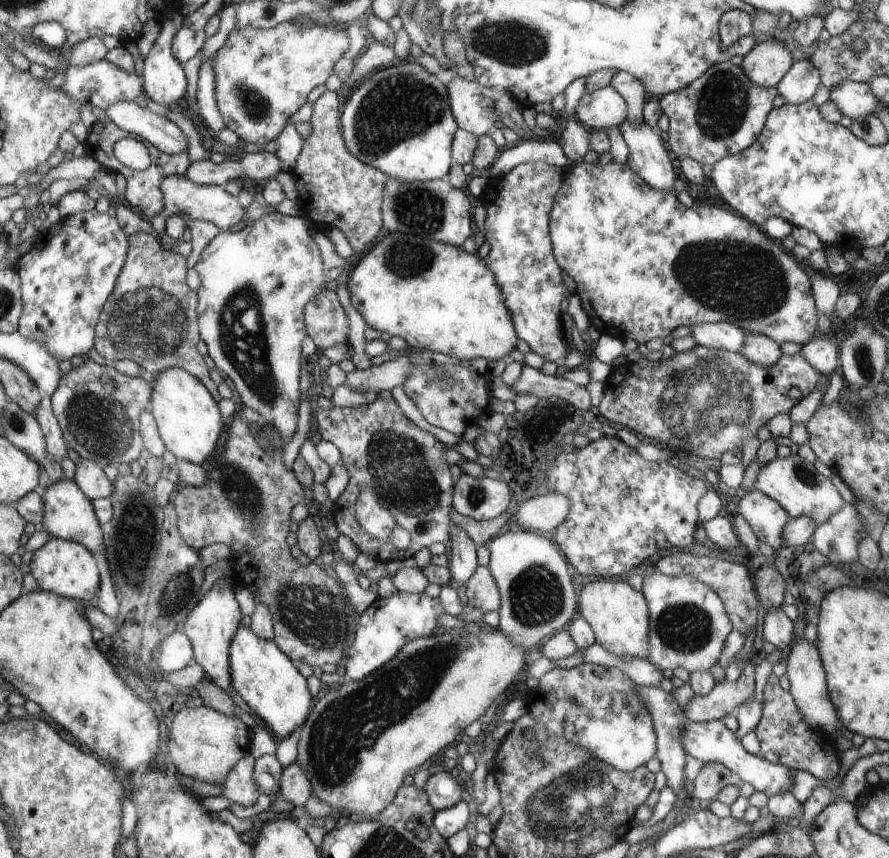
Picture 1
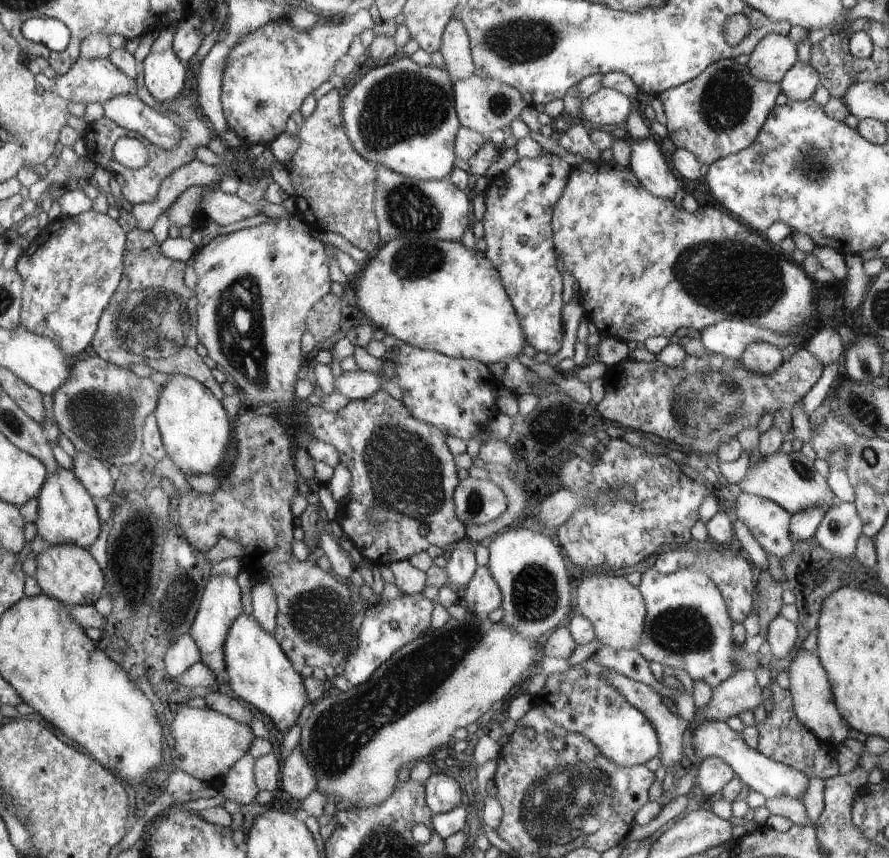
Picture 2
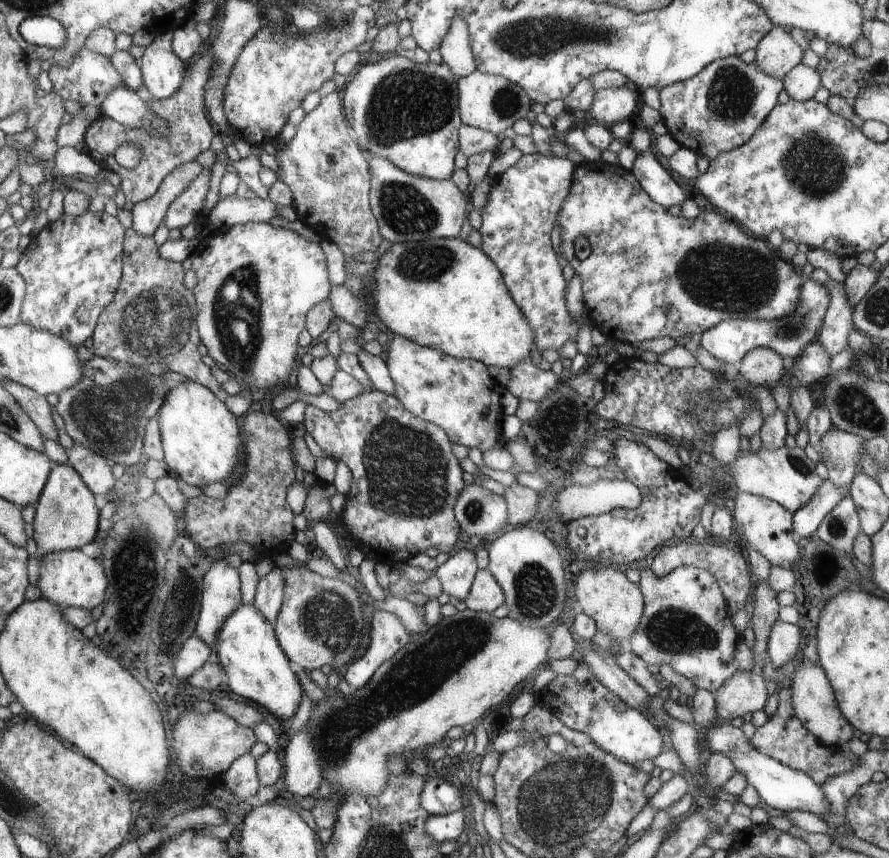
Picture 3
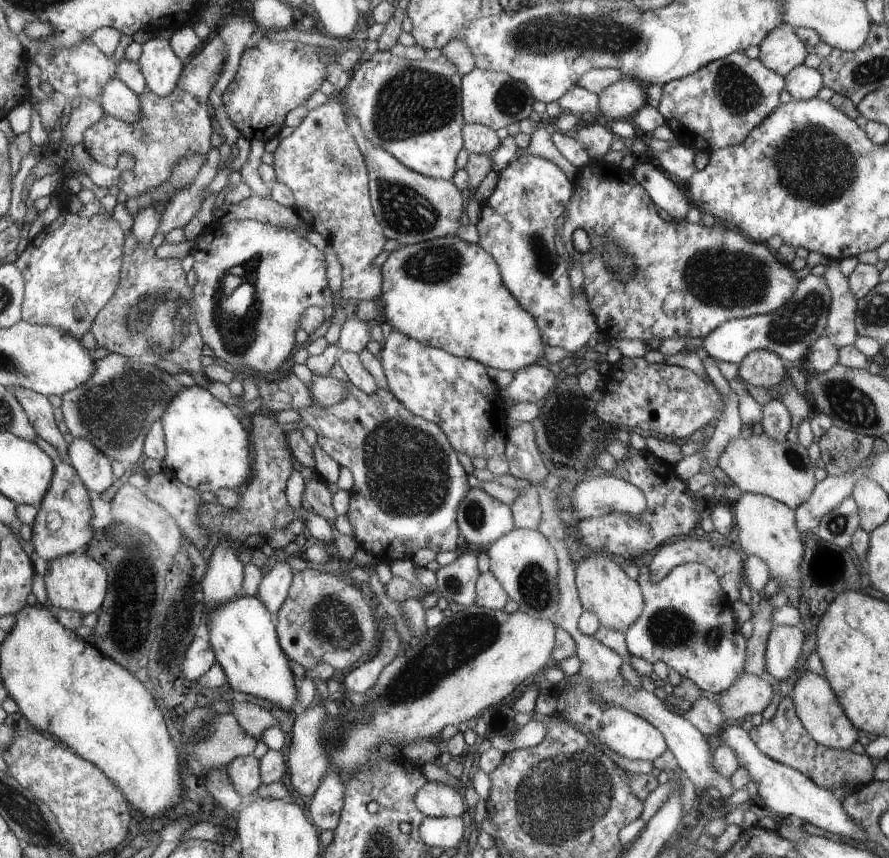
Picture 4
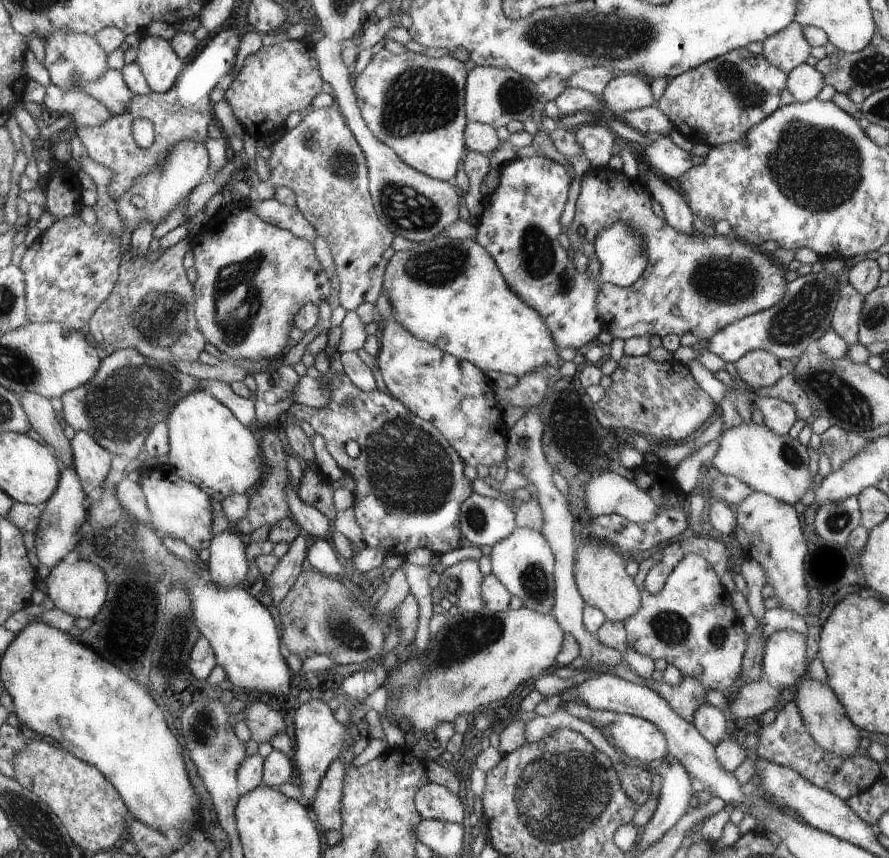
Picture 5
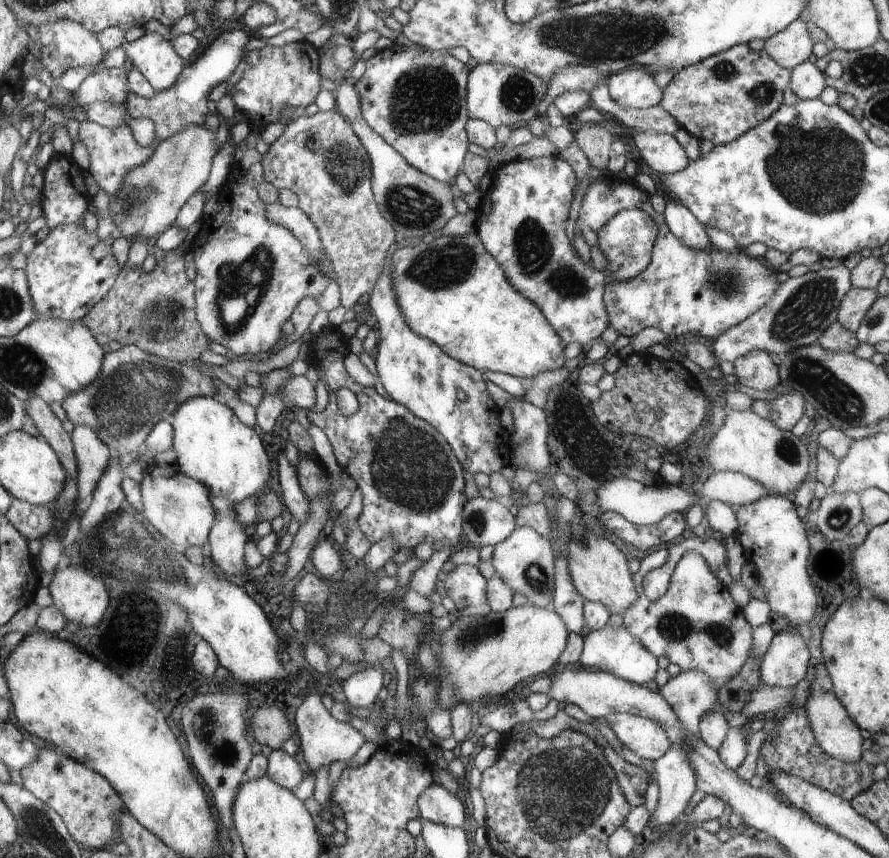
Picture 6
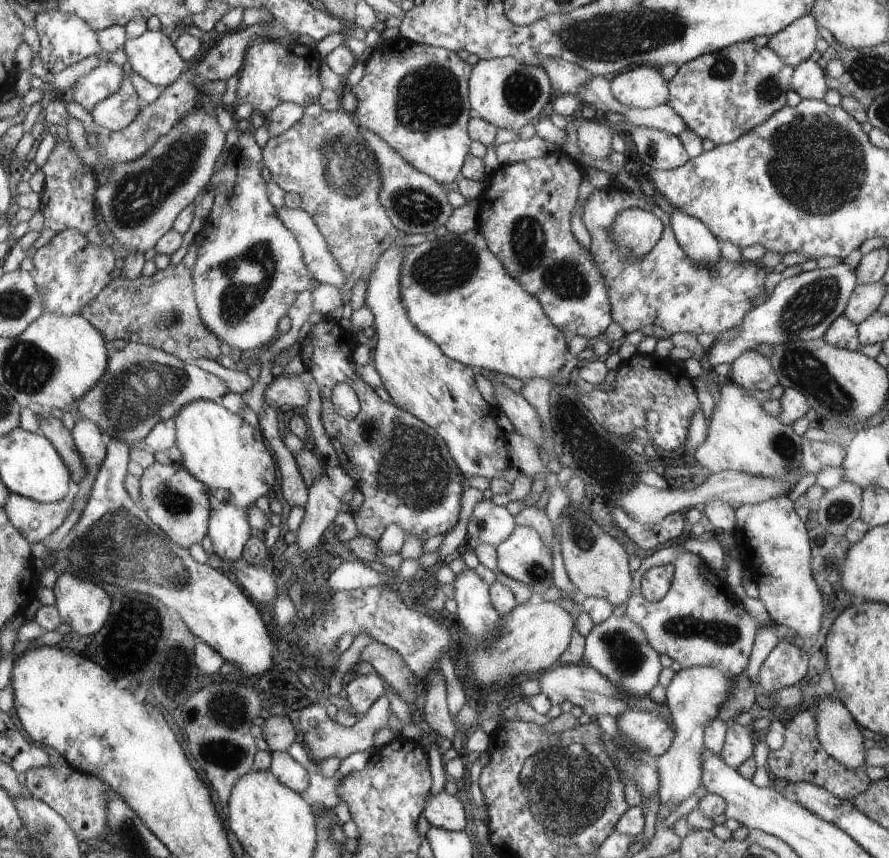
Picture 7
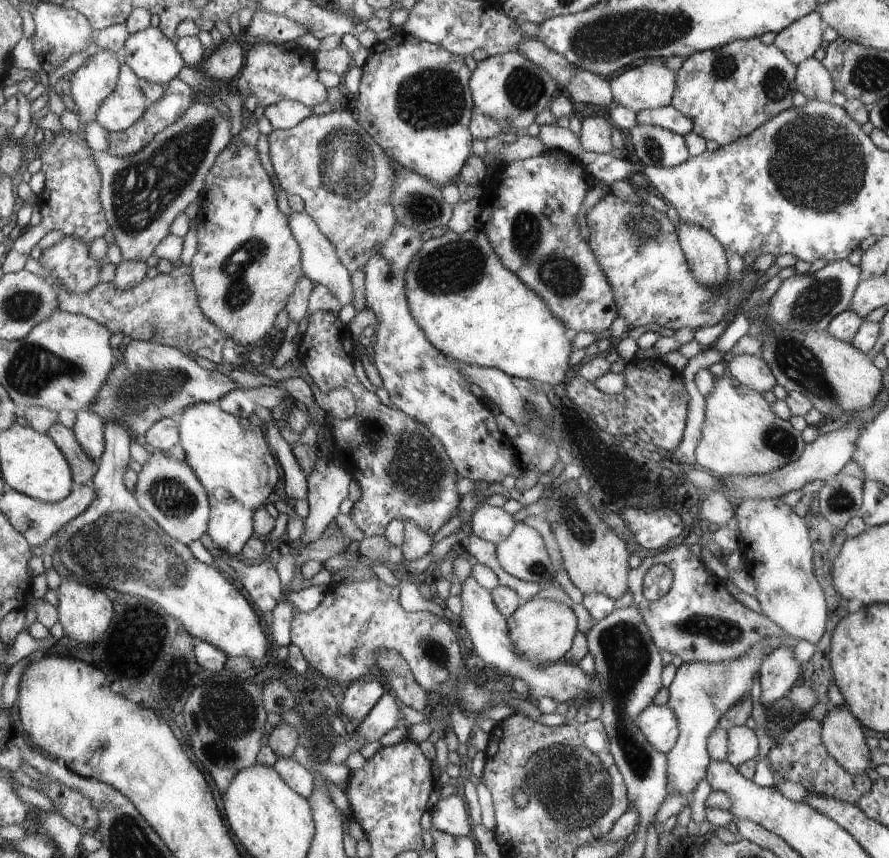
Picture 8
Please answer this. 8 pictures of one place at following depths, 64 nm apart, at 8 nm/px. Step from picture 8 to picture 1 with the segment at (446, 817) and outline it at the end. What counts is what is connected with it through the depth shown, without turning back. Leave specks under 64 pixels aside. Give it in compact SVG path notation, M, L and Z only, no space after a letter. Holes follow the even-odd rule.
M446 771L430 775L424 790L436 812L454 806L468 795L467 788L460 786L454 776Z

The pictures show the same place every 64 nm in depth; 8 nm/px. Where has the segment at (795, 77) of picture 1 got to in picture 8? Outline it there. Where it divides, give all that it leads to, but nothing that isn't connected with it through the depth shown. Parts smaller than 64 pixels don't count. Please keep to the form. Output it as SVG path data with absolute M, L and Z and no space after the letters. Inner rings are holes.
M815 57L797 66L796 85L807 99L832 102L832 94L836 91L832 73Z

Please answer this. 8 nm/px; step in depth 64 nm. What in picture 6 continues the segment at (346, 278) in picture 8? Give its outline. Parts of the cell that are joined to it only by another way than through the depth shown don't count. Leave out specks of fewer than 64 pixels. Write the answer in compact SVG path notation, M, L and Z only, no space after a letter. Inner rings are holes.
M270 203L266 216L277 225L290 229L302 241L319 266L323 244L316 225L300 207L285 207L280 203Z

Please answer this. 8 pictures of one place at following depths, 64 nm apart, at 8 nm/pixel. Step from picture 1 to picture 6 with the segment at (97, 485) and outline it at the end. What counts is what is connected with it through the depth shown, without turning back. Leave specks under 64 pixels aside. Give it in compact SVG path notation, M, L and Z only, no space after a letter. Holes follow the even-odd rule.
M75 427L73 447L78 460L77 487L75 511L80 514L89 506L98 481L102 478L113 457L113 450L98 438L89 427Z

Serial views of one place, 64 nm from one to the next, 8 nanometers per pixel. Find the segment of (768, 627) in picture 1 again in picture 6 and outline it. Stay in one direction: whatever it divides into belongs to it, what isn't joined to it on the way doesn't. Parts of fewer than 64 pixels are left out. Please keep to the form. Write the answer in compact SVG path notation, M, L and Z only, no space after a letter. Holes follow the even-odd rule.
M775 633L759 664L761 682L793 689L806 676L810 661L809 646L800 633Z

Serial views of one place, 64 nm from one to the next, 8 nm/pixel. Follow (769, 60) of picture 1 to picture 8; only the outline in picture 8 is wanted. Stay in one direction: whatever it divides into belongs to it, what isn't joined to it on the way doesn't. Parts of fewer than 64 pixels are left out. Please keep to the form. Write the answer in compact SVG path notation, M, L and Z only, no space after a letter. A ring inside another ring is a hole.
M812 11L789 24L784 31L776 33L773 44L798 66L818 50L826 27L827 24L819 12Z

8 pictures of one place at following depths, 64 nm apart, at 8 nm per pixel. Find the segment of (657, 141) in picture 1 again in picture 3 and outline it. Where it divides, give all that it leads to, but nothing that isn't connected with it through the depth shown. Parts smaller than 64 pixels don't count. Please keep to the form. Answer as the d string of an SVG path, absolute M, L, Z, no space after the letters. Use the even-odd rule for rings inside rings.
M652 150L637 154L631 172L646 194L667 211L672 206L682 208L687 200L682 188L660 164L658 156Z

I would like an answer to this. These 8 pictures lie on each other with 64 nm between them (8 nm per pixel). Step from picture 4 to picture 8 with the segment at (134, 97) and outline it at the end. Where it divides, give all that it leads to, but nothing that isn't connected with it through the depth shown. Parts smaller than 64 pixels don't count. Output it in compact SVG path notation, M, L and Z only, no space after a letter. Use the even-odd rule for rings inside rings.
M100 49L89 64L76 70L67 88L76 103L81 123L85 128L86 119L94 120L99 106L110 96L118 82L120 63L115 54Z

